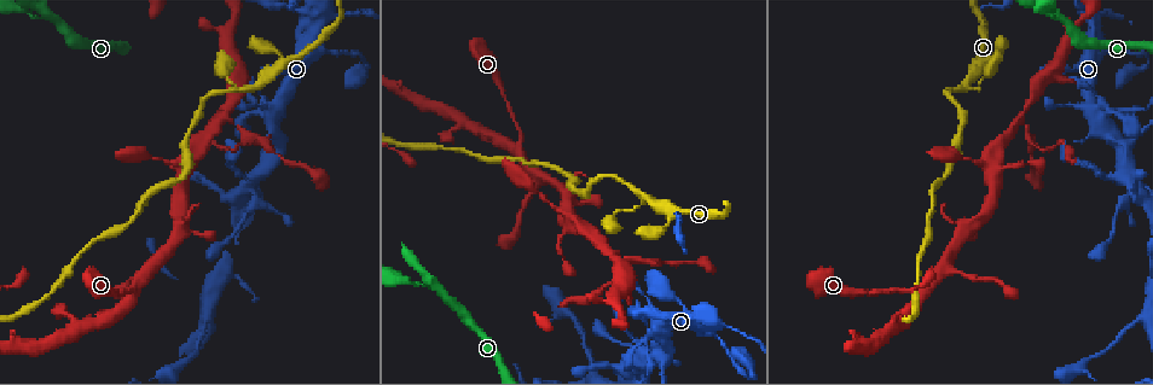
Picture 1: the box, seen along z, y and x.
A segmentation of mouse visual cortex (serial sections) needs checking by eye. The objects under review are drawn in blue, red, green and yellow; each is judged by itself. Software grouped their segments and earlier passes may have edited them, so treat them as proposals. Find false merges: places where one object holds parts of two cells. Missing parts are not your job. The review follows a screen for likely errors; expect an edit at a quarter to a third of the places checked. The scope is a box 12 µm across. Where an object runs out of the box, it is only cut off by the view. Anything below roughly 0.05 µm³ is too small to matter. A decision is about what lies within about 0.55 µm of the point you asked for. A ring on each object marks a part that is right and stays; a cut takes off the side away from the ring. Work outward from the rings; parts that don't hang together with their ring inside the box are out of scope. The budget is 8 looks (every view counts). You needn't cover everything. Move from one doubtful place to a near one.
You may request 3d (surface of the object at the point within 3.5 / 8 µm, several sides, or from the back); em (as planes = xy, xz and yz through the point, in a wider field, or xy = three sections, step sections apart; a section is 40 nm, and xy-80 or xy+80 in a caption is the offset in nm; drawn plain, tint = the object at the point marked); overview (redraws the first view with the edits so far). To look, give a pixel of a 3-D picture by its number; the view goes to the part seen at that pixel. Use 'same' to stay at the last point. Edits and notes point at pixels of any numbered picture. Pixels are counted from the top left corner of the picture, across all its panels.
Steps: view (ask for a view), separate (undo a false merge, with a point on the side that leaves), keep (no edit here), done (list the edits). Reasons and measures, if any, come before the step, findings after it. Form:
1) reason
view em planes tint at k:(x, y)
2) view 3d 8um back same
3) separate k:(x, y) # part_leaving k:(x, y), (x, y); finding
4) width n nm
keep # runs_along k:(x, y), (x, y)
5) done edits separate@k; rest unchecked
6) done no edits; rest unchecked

three-way junction
view 3d 8um at 1:(430, 285)

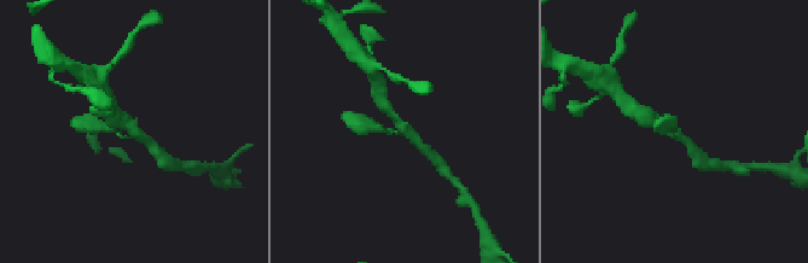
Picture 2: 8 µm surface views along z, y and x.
now the EM
view em xy step 2 tint at 2:(675, 136)

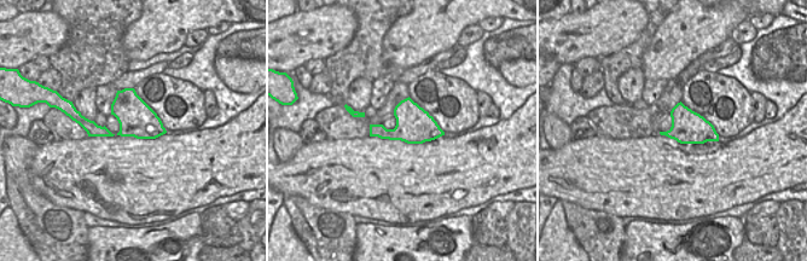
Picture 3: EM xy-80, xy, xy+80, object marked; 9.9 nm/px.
arms 3
keep # runs_along 2:(155, 150), (99, 124); all the same cell

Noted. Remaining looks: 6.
side arm on a straight run
view 3d 8um at 1:(260, 83)

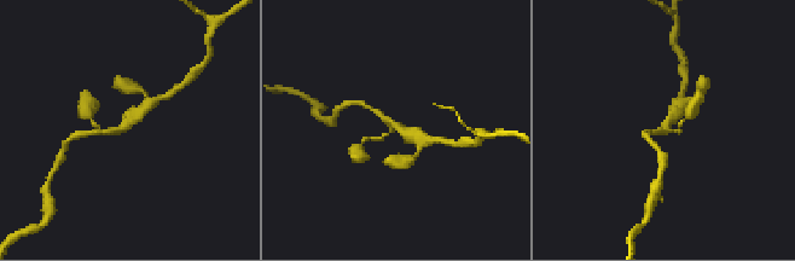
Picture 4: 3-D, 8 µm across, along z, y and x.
arms 3; arm_widths 100, 200, 400 nm; need the tissue
view em xy step 1 tint at 4:(128, 124)

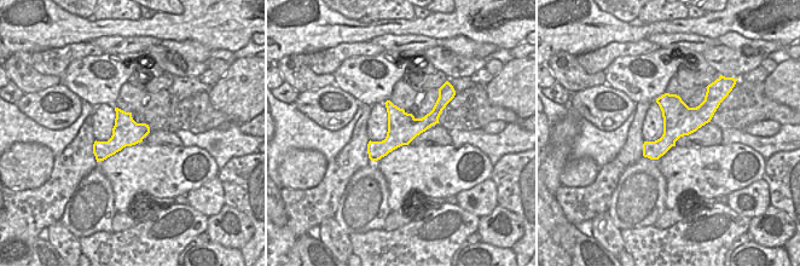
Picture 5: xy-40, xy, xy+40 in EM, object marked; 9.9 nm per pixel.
width 300 nm
keep # runs_along 5:(444, 102), (371, 155); all the same cell

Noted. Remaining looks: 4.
abrupt turn
view 3d 3.5um at 1:(1027, 136)

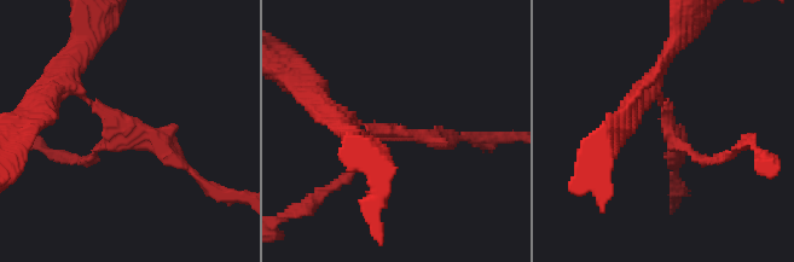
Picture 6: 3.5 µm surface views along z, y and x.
arms 3; arm_widths 100, 200, 250 nm
view em xy step 3 tint at 6:(109, 132)

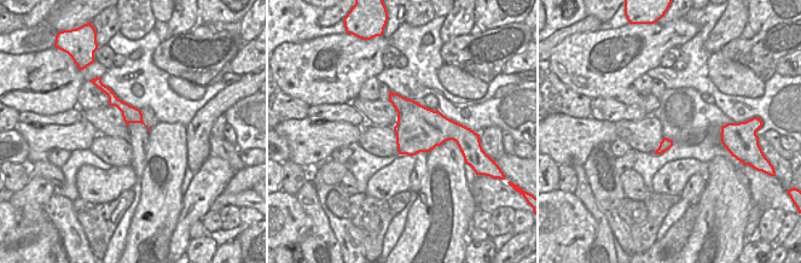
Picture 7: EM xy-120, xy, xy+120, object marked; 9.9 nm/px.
keep # runs_along 7:(104, 88), (139, 120); continuous, no second cell

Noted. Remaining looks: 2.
done no edits; rest unchecked

